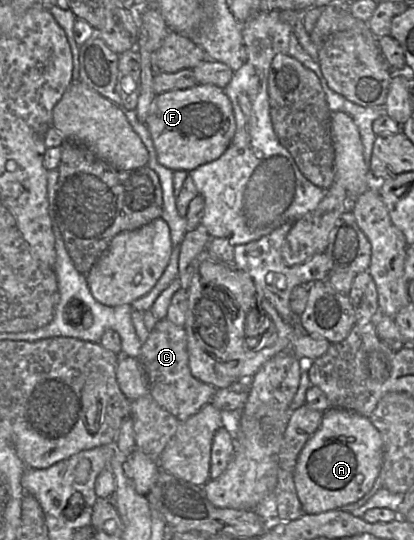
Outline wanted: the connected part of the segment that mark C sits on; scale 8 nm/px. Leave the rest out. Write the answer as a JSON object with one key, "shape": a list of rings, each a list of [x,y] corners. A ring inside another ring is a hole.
{"shape":[[[168,319],[157,321],[150,331],[145,343],[141,346],[139,359],[148,380],[149,395],[164,410],[178,421],[184,421],[210,404],[216,389],[196,379],[189,369],[187,337],[183,327],[177,326]]]}

